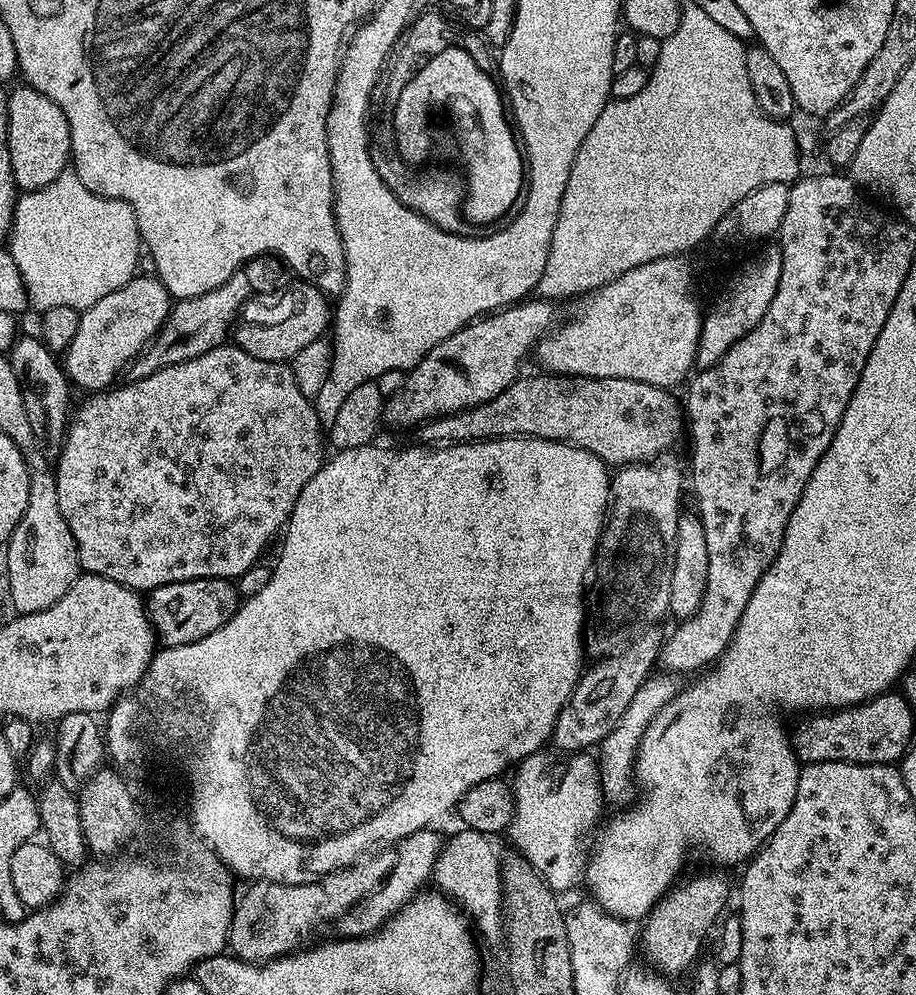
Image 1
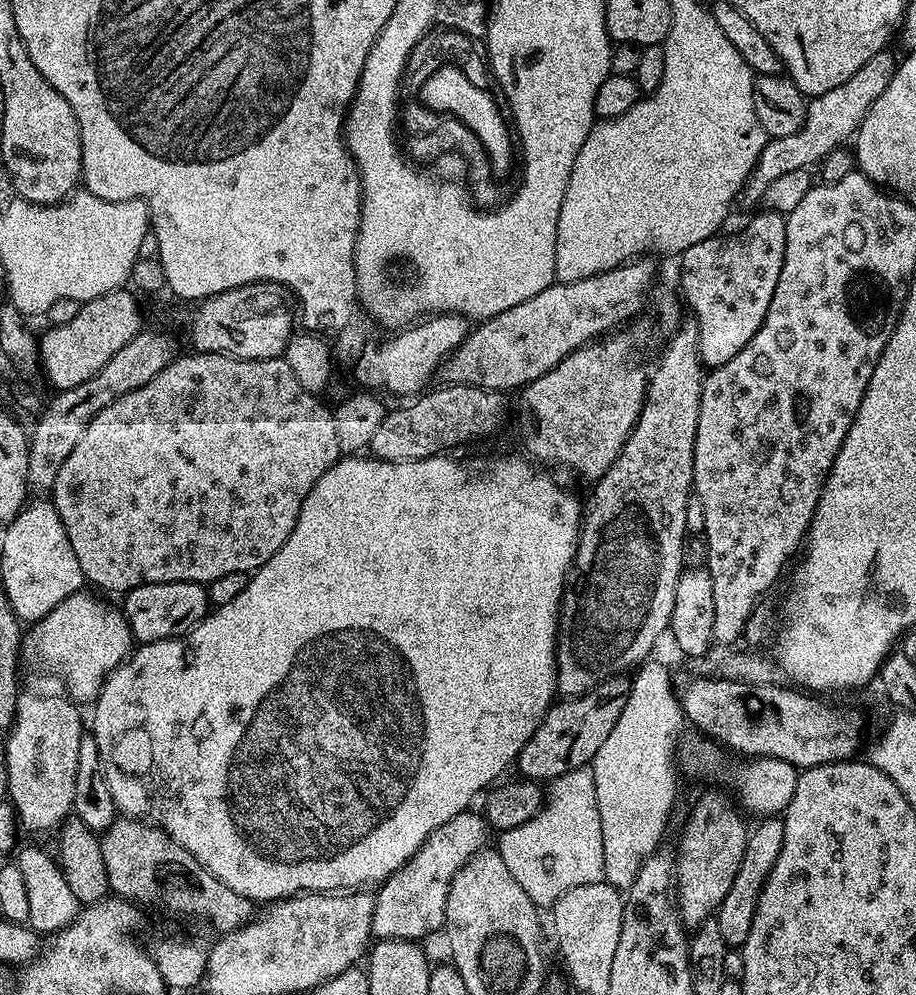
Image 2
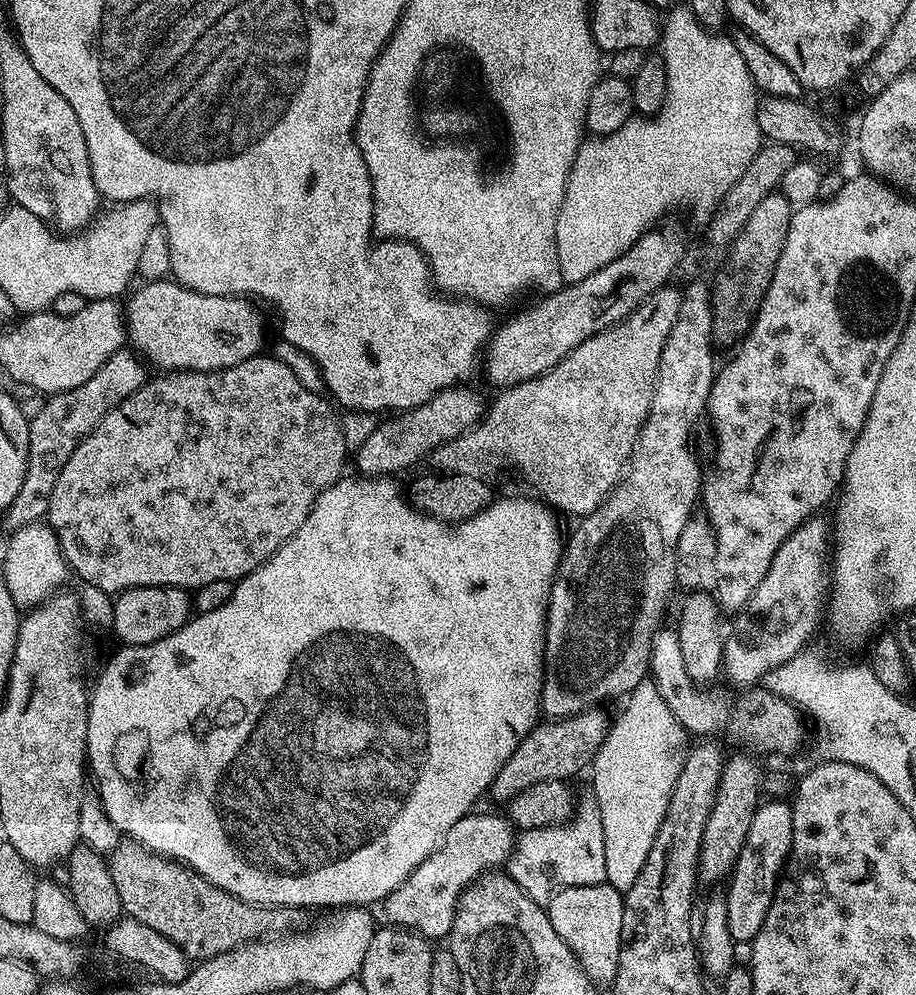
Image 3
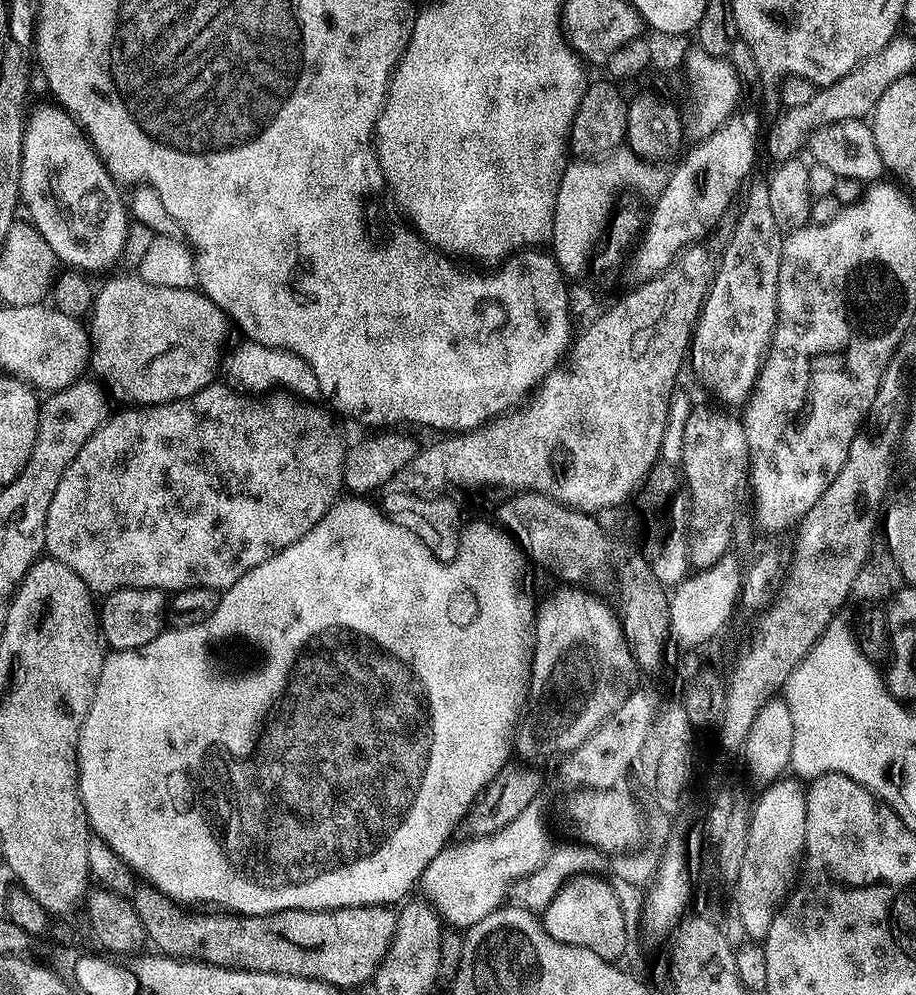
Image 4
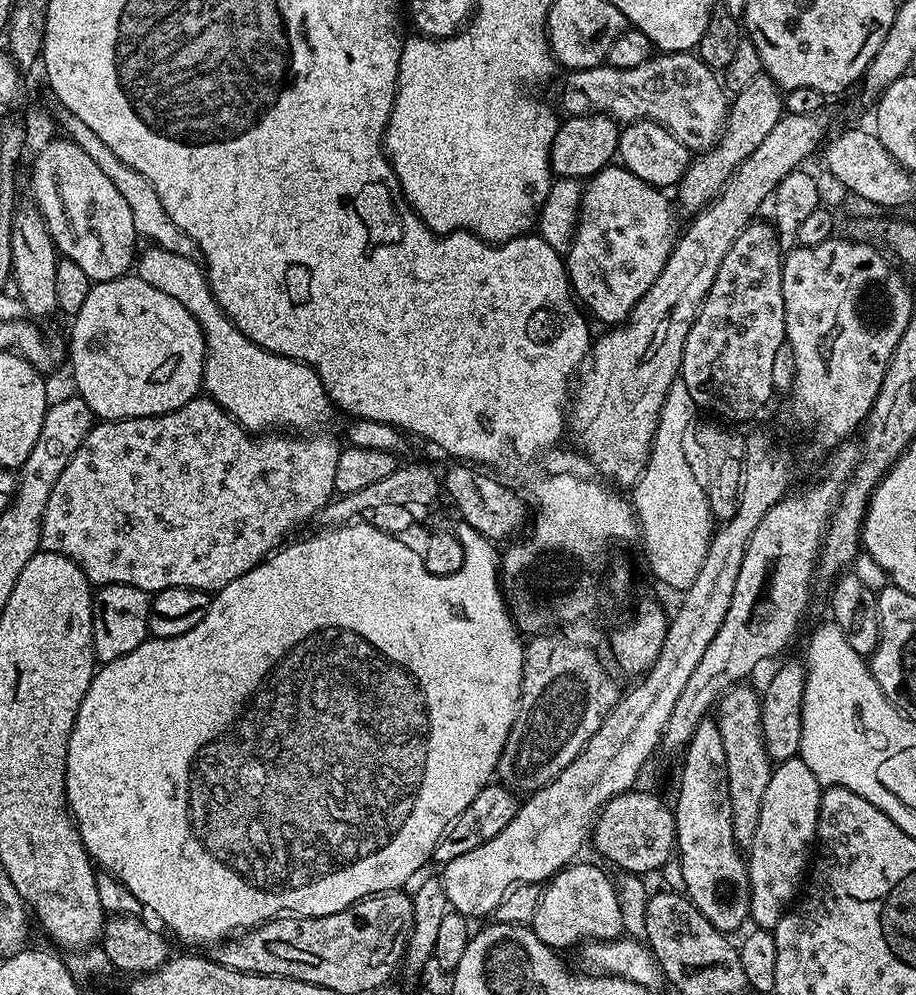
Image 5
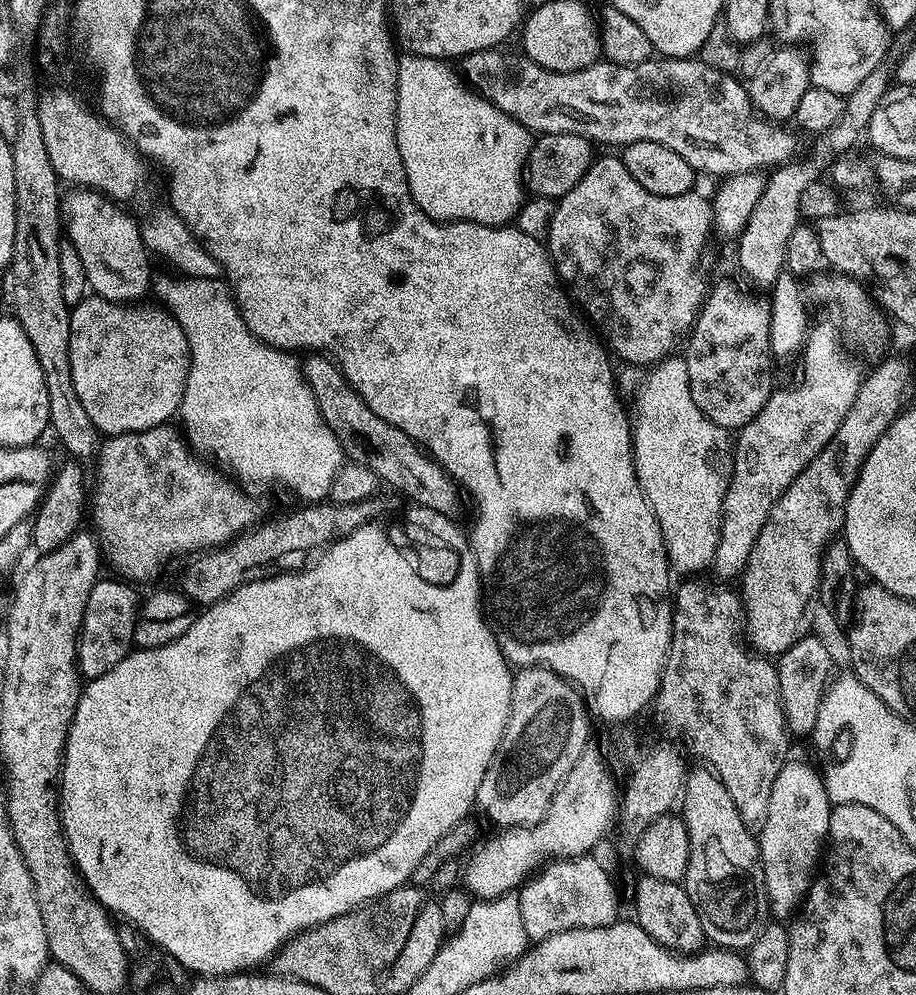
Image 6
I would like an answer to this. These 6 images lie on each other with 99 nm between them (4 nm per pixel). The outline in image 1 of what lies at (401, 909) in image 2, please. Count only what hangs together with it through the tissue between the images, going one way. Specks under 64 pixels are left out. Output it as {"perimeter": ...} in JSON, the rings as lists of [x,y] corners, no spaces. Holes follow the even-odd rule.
{"perimeter":[[[429,826],[410,834],[405,840],[399,841],[394,855],[396,861],[388,875],[380,881],[380,887],[372,891],[371,896],[364,897],[350,911],[345,912],[338,921],[339,935],[344,938],[355,938],[375,932],[387,921],[393,912],[397,912],[403,904],[408,903],[424,884],[433,879],[436,870],[436,859],[442,847],[442,836],[435,832],[435,827]]]}

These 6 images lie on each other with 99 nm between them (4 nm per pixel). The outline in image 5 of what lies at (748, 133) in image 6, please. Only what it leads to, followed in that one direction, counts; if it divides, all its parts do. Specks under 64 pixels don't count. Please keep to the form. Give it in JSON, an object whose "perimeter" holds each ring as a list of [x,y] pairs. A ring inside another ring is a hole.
{"perimeter":[[[666,52],[653,55],[642,66],[629,68],[578,68],[567,73],[564,89],[560,92],[559,107],[565,108],[568,116],[585,116],[588,112],[605,112],[617,122],[633,120],[657,120],[670,134],[674,134],[689,150],[707,150],[716,143],[728,120],[729,93],[724,93],[715,71],[706,67],[699,56],[692,52]]]}

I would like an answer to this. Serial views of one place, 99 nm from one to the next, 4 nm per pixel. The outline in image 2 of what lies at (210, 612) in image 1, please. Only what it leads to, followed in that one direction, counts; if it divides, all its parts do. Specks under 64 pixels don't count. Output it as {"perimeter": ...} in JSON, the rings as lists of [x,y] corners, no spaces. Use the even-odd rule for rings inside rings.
{"perimeter":[[[170,582],[169,584],[143,584],[131,588],[123,597],[122,611],[133,641],[153,644],[169,638],[184,638],[208,615],[210,605],[208,590],[203,584],[194,582]]]}

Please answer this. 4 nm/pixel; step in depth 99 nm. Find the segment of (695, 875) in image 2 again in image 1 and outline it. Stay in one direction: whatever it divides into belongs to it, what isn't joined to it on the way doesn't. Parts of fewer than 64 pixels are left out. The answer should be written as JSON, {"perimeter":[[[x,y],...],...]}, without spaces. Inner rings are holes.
{"perimeter":[[[704,872],[701,876],[683,880],[668,889],[668,893],[652,907],[642,924],[642,950],[644,946],[644,956],[649,960],[645,961],[668,978],[673,978],[679,972],[687,973],[697,963],[701,955],[700,947],[712,923],[714,928],[725,915],[724,907],[728,904],[728,884],[718,873]]]}

